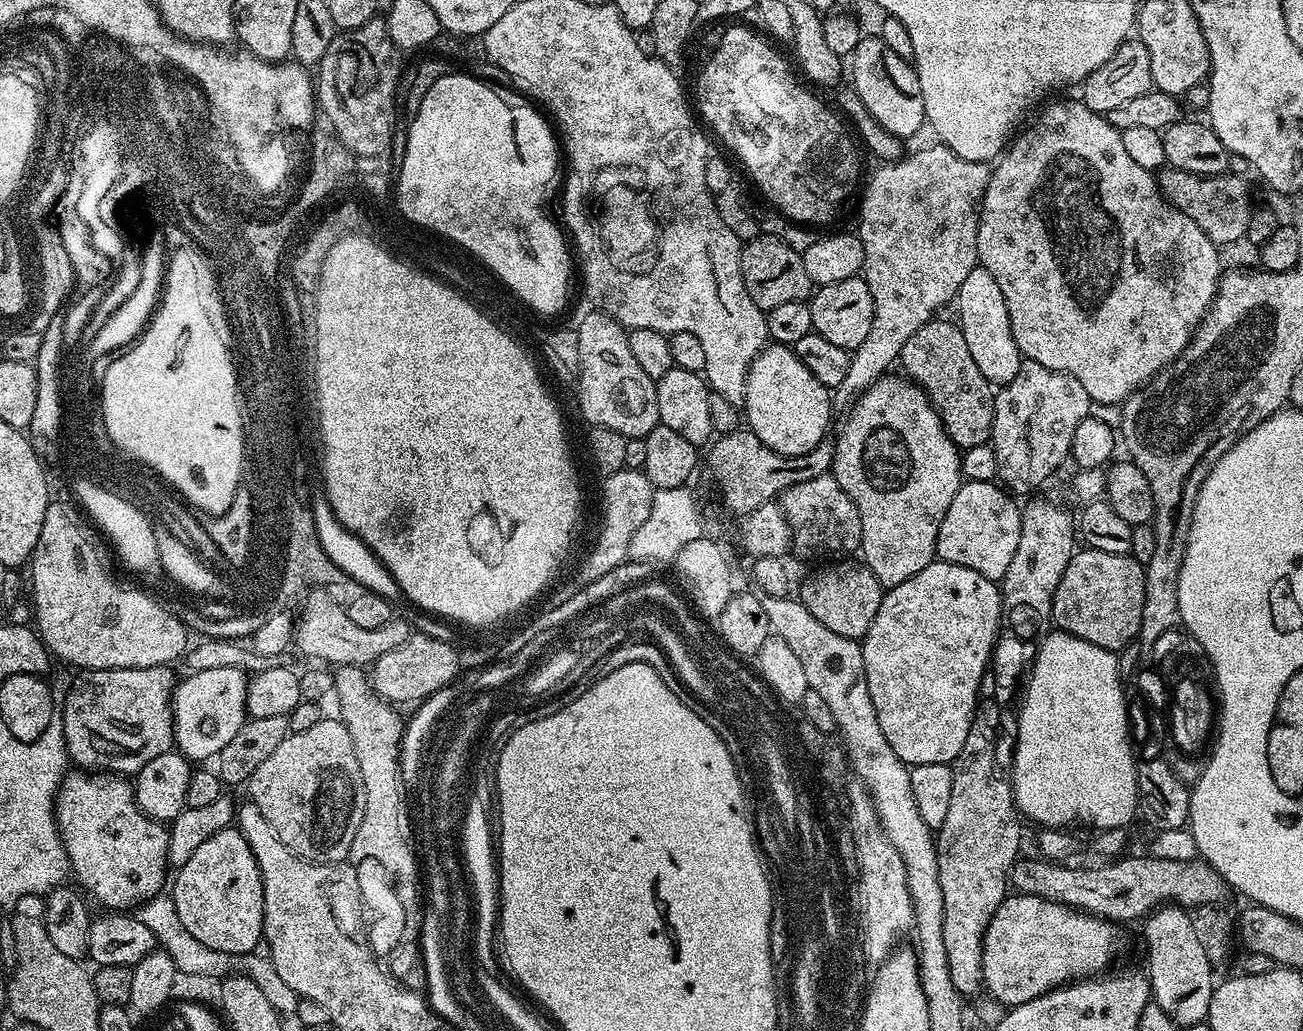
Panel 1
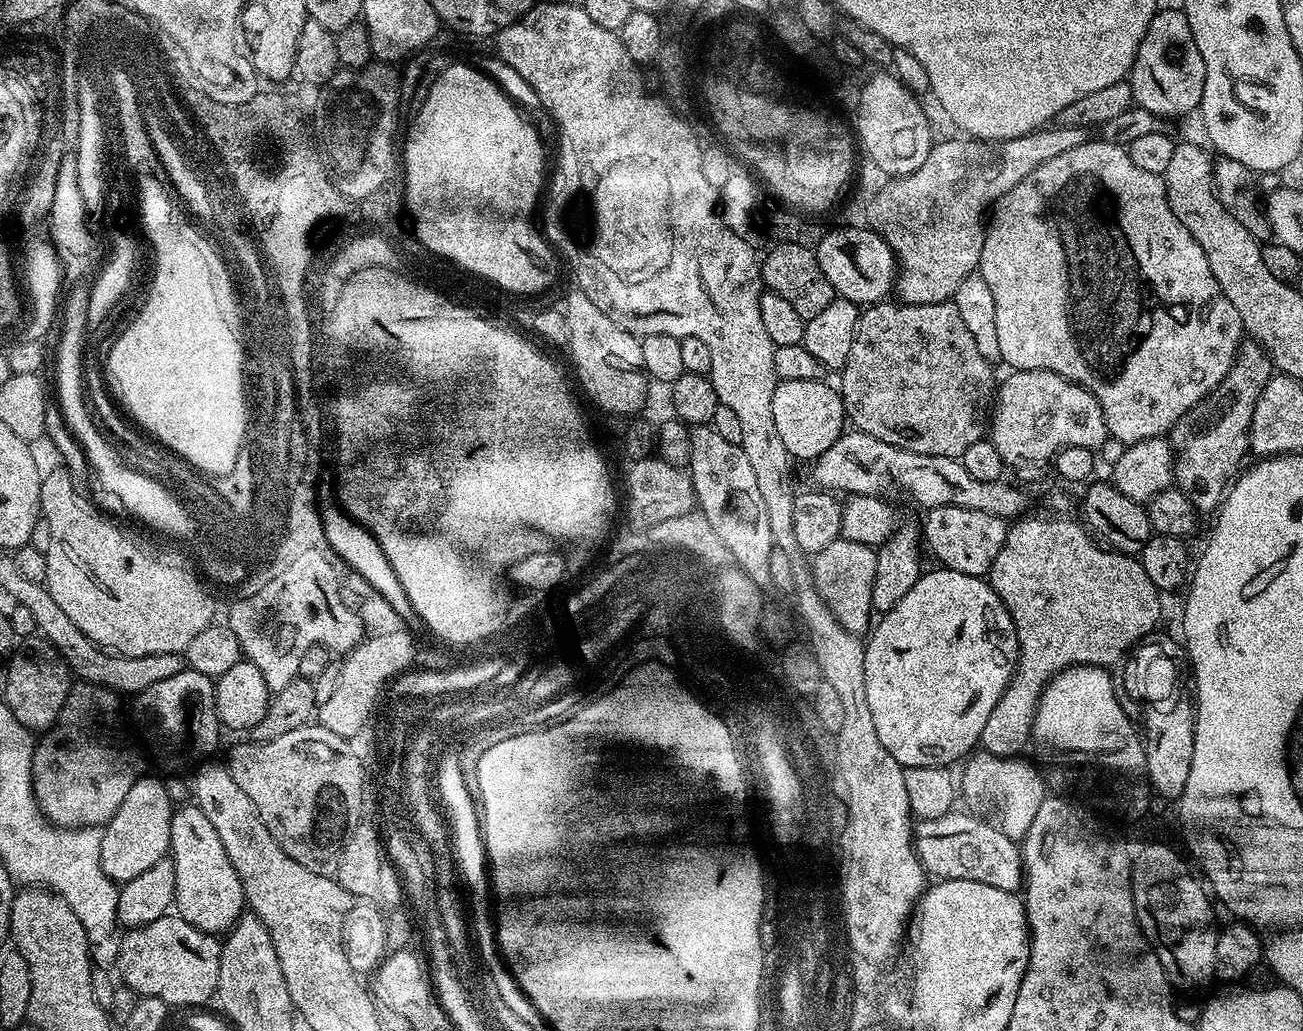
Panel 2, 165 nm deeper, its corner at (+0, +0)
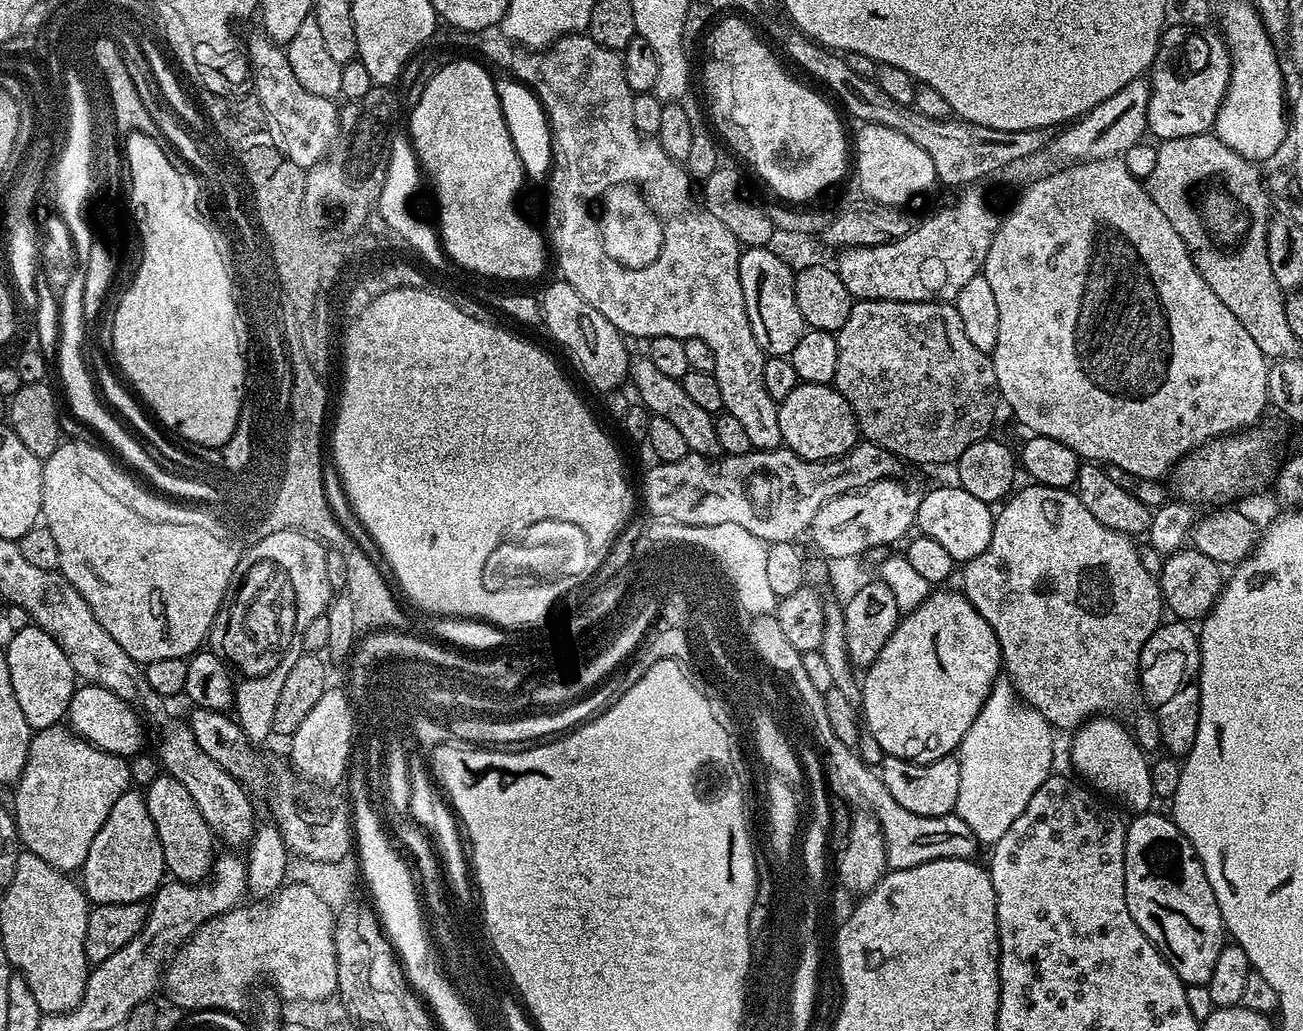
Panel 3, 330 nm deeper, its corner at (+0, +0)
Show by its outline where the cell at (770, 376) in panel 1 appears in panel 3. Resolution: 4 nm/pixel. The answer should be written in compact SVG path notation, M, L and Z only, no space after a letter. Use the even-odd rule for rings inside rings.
M801 383L778 404L778 430L782 430L783 447L807 460L837 460L858 443L856 419L842 394L832 384Z

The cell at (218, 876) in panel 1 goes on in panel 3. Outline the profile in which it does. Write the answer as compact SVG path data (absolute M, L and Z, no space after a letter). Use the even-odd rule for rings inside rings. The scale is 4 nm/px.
M162 774L147 784L144 801L146 810L150 810L150 818L154 818L158 842L162 842L165 869L175 879L183 880L186 884L201 883L212 870L214 834L206 818L202 818L202 810L198 810L194 797L187 792L186 786L182 786L182 782L178 782L178 778Z

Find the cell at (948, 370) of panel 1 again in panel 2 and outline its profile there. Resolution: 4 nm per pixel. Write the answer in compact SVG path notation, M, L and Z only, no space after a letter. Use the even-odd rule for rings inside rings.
M943 300L933 304L888 303L881 302L865 307L856 323L854 343L850 345L850 354L839 373L841 376L840 384L838 383L839 394L844 399L844 415L847 423L855 431L865 432L882 442L893 444L895 448L904 448L914 454L963 457L965 450L974 446L974 442L985 439L986 433L989 431L990 409L994 404L994 389L998 384L997 378L992 377L993 365L986 358L982 358L982 353L978 351L978 346L975 344L969 328L966 327L966 322L962 322L962 314L958 314L958 306L952 300Z

